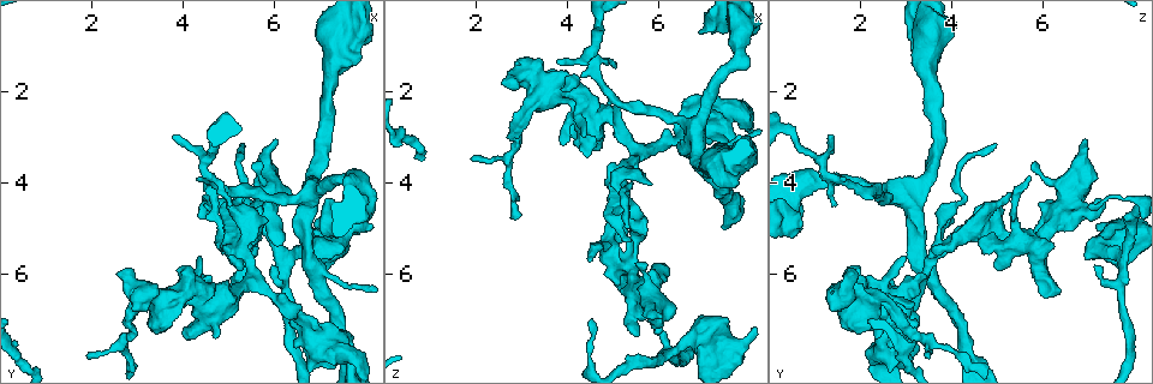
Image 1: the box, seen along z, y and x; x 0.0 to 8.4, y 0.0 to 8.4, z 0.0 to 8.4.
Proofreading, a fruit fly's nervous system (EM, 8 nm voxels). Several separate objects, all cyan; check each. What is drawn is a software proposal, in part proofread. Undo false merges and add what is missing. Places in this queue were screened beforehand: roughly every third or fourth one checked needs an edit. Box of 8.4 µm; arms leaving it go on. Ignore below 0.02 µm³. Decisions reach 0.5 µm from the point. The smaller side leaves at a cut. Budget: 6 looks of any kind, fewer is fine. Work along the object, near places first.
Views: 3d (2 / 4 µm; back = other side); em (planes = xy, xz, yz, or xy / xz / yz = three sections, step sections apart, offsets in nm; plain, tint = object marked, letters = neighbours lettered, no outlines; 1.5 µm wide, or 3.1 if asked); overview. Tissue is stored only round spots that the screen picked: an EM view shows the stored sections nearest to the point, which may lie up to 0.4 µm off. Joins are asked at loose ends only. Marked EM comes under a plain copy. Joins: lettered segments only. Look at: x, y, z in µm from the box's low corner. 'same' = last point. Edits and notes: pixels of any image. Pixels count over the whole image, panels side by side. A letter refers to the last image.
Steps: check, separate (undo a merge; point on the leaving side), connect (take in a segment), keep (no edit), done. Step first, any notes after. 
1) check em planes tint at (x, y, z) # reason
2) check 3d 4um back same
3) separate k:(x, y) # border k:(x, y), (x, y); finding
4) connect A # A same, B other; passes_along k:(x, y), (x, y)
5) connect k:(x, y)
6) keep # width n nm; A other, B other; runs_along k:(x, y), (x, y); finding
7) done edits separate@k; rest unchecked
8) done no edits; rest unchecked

check em planes letters at (3.75, 3.05, 1.35) # tapers out

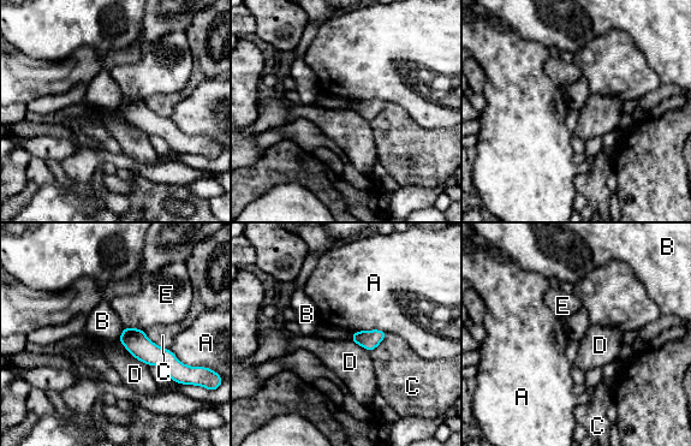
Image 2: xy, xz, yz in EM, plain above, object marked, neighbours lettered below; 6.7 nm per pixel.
keep # A other, B other, C other, D other, E other; runs_along 2:(125, 332), (178, 379); no lettered segment goes on from it

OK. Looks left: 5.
check em planes tint at (6.85, 4.90, 0.75) # long arm stops here

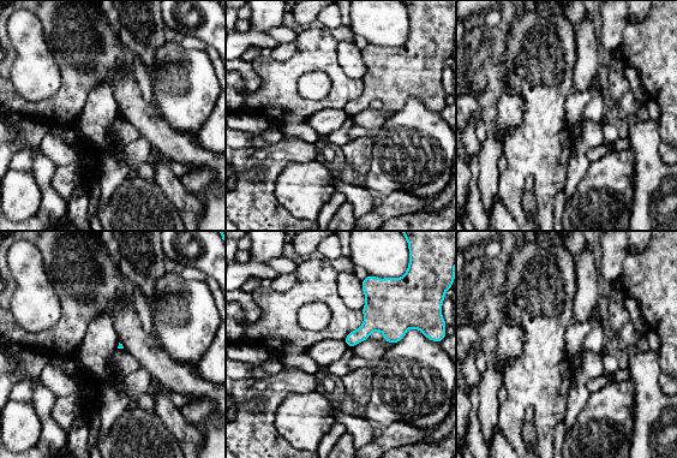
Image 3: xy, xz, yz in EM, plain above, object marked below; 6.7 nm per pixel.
check em planes letters same

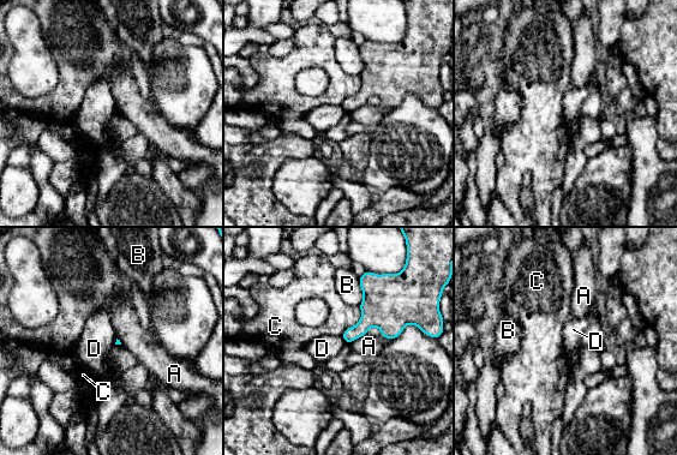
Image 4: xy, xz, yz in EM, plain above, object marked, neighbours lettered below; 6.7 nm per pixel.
keep # A other, B other, C other, D other; border 4:(341, 335), (347, 343); none of them fits

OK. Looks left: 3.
check em planes letters at (5.05, 4.50, 1.45) # free end

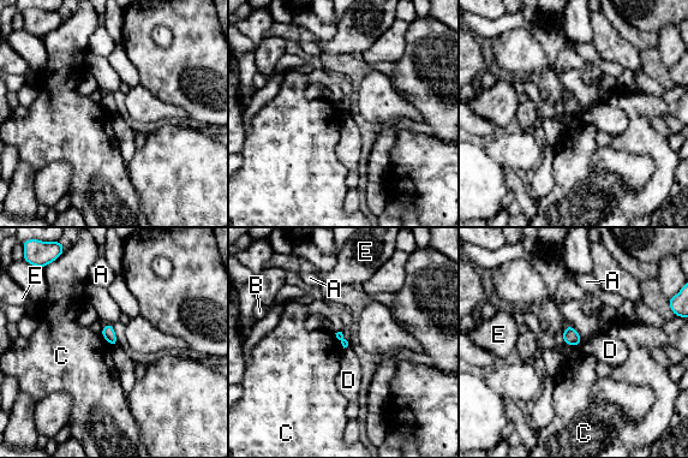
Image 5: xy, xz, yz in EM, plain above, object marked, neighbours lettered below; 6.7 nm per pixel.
keep # A other, B other, C other, D other, E other; border 5:(334, 333), (344, 348); none of them fits

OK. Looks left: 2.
done no edits; rest unchecked

